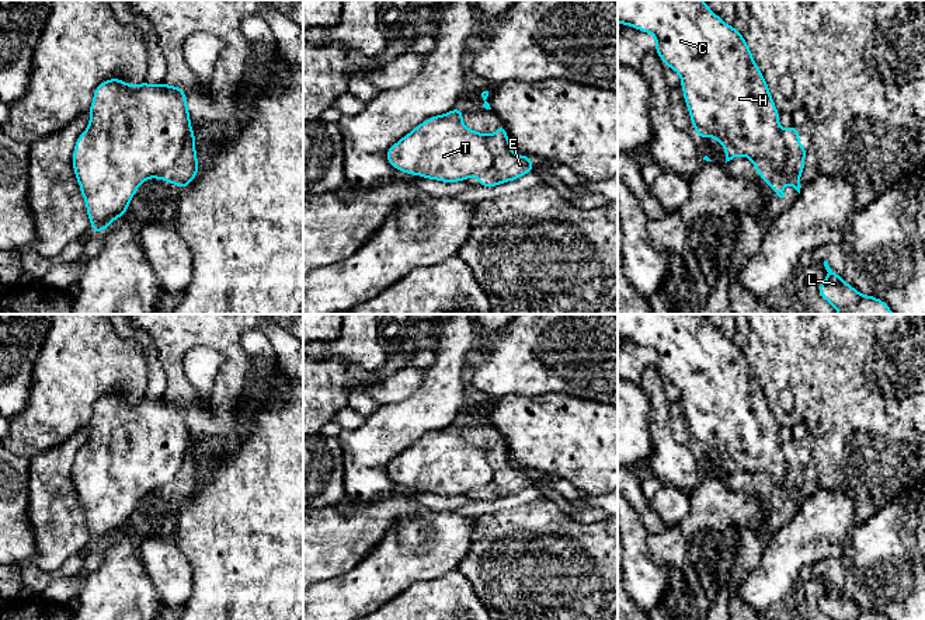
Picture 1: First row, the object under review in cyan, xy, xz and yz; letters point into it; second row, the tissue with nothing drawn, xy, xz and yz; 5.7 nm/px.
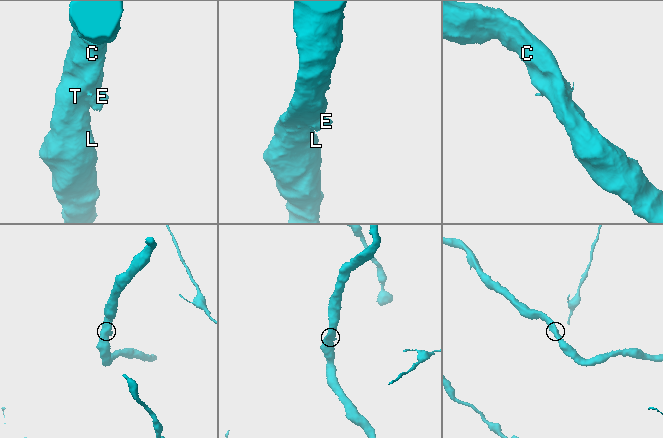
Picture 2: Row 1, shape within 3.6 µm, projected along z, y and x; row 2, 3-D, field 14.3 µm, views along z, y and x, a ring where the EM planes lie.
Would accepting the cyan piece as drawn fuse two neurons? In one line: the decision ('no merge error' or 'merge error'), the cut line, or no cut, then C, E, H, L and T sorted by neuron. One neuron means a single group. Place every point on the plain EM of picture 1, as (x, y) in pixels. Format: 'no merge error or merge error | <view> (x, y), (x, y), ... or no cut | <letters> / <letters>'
merge error | yz (782, 443), (785, 477), (781, 481), (767, 473), (750, 473) | C H L T / E

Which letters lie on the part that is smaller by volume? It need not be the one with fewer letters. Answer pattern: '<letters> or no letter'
E

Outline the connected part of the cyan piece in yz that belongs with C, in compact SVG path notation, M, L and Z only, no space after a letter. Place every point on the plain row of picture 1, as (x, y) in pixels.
M618 314L618 337L632 339L656 352L656 366L663 377L681 391L684 414L695 447L726 454L748 473L768 473L778 483L786 464L775 421L754 370L733 339L727 339L703 314Z

